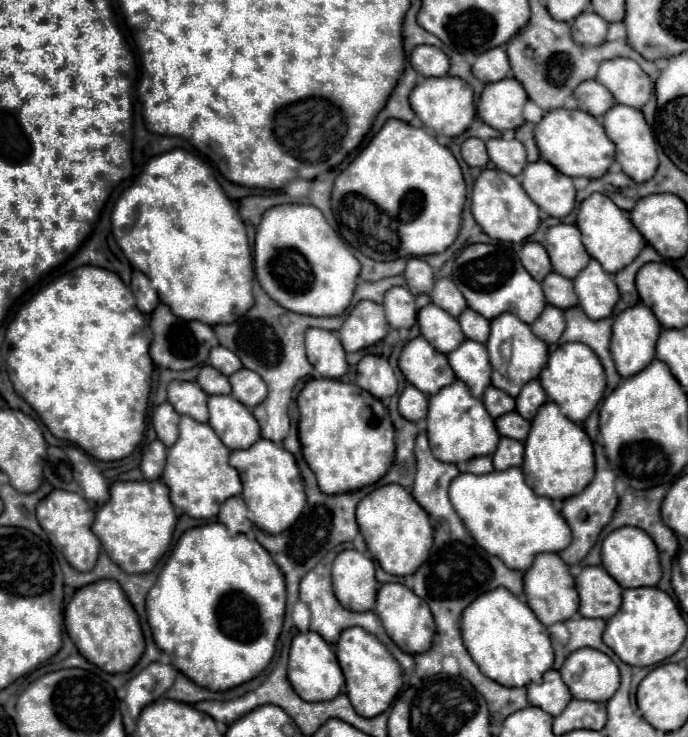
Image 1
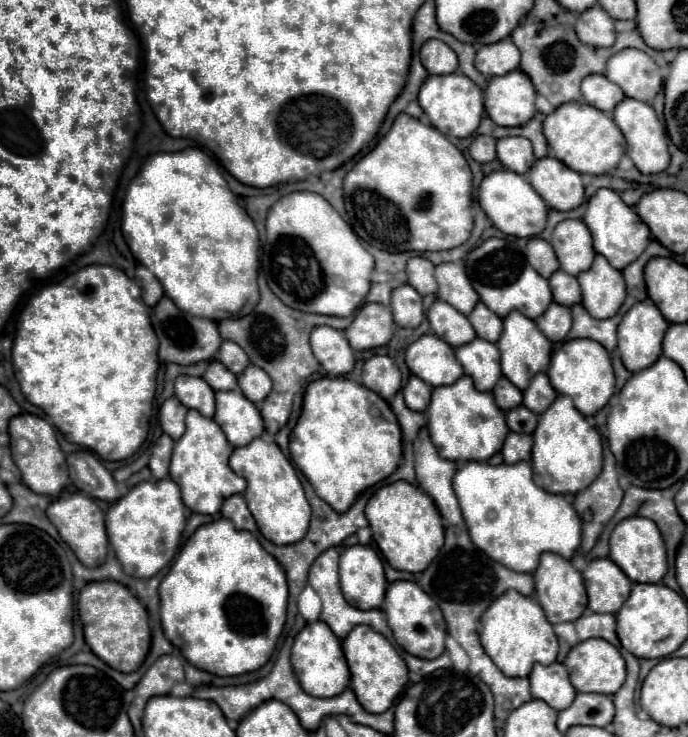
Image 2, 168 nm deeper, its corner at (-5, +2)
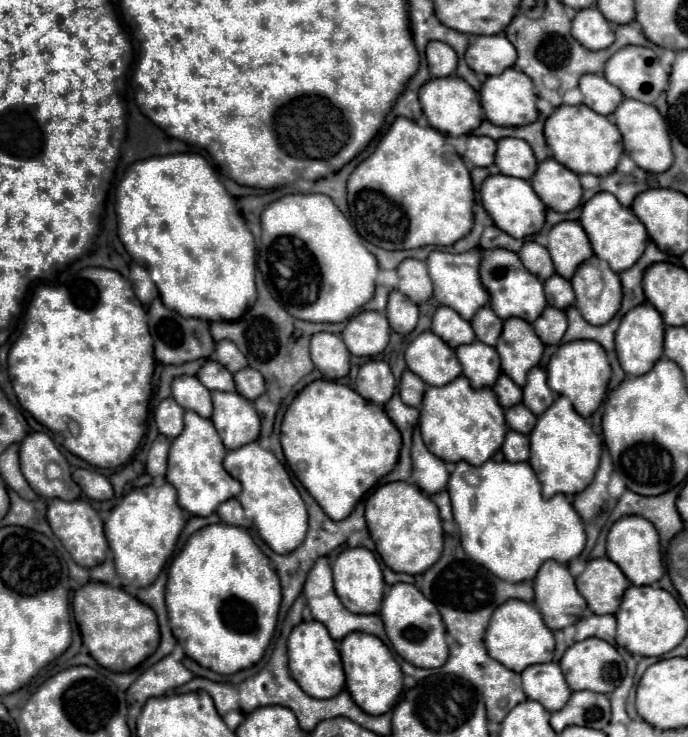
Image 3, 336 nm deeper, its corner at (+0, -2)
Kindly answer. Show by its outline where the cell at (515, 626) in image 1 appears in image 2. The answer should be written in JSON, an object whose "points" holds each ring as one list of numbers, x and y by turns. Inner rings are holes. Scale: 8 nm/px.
{"points":[[509,590,501,594,493,604,483,612,481,616,481,634,479,634,481,646,487,652,487,656,505,672,505,676,511,678,525,678,529,676,533,664,553,664,559,652,557,636,553,632,553,626,547,622,541,606,515,590]]}

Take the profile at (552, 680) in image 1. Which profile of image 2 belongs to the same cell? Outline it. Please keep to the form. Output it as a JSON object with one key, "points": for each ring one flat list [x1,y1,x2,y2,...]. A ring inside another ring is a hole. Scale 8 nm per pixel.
{"points":[[553,662,549,666,535,664,529,674,531,696,545,700,555,710,565,710,575,700,575,688,569,682,569,674,563,664]]}

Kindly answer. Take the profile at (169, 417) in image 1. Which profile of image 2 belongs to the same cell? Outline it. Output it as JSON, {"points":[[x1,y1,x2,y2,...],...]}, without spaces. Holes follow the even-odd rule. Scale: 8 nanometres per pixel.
{"points":[[173,396,167,398,159,410,159,422,165,434,173,436,173,440,179,440,185,432,185,414,187,408]]}

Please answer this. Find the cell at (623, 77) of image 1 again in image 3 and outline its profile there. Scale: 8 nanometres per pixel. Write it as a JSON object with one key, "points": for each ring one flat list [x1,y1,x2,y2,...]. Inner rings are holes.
{"points":[[624,46,624,48,620,48,606,62,604,76,610,84,616,84,626,98,644,100,646,104,654,104,654,100,668,88,668,72,660,66,656,52,652,48,644,48,644,46]]}

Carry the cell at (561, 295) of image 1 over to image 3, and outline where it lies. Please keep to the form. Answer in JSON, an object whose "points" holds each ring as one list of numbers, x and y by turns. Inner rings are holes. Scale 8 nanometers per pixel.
{"points":[[554,274,544,282,544,292,548,296,548,304,560,310,566,310,574,304,574,290,572,284,568,280,564,280,562,276]]}

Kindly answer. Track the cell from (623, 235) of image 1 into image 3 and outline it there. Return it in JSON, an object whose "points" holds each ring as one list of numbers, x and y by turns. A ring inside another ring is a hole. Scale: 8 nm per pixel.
{"points":[[598,192,582,208,580,224,586,230,592,250,600,260,606,260,614,272,624,272,636,264,648,244,648,232,644,224,636,218,632,208,622,206,614,194]]}

